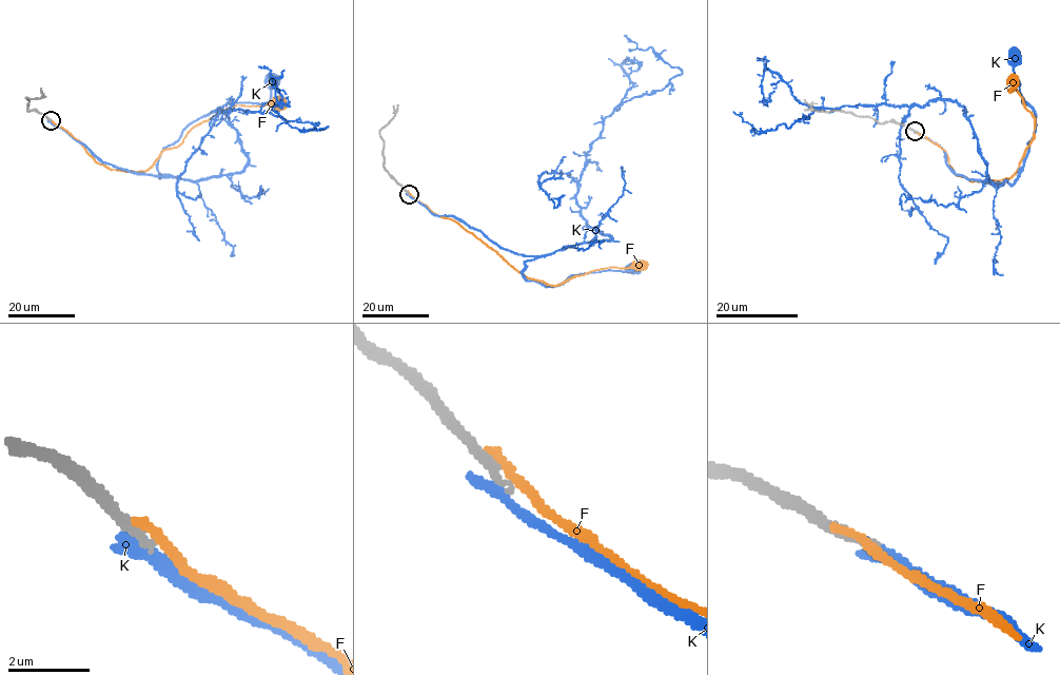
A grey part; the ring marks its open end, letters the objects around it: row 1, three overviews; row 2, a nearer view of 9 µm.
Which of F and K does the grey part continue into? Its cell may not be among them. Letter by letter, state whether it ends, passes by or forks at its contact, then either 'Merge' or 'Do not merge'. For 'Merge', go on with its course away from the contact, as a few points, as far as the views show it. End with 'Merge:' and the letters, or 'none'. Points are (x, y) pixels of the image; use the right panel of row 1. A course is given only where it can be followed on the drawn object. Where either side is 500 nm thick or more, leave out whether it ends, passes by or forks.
F: It ends there. Do not merge
K: It ends there. Do not merge
Merge: none

